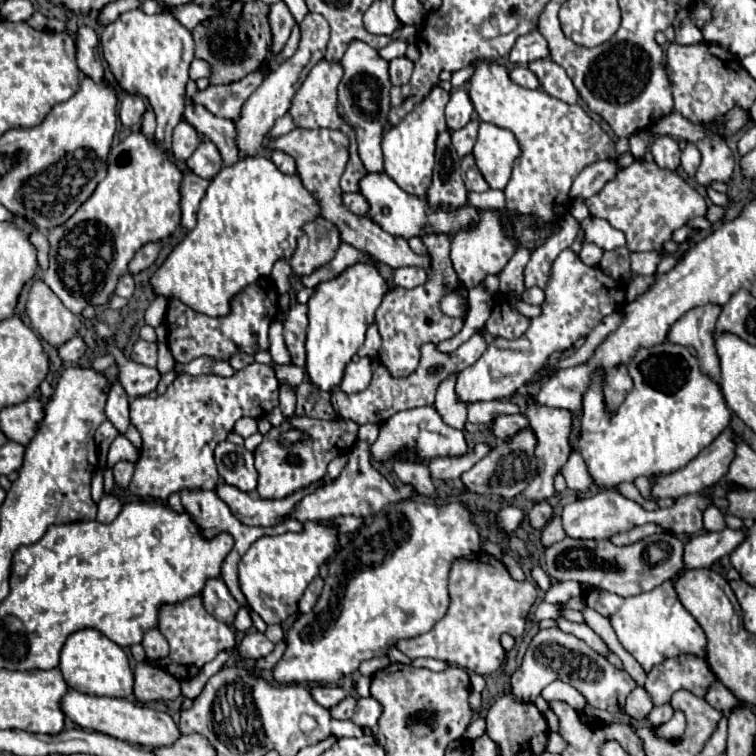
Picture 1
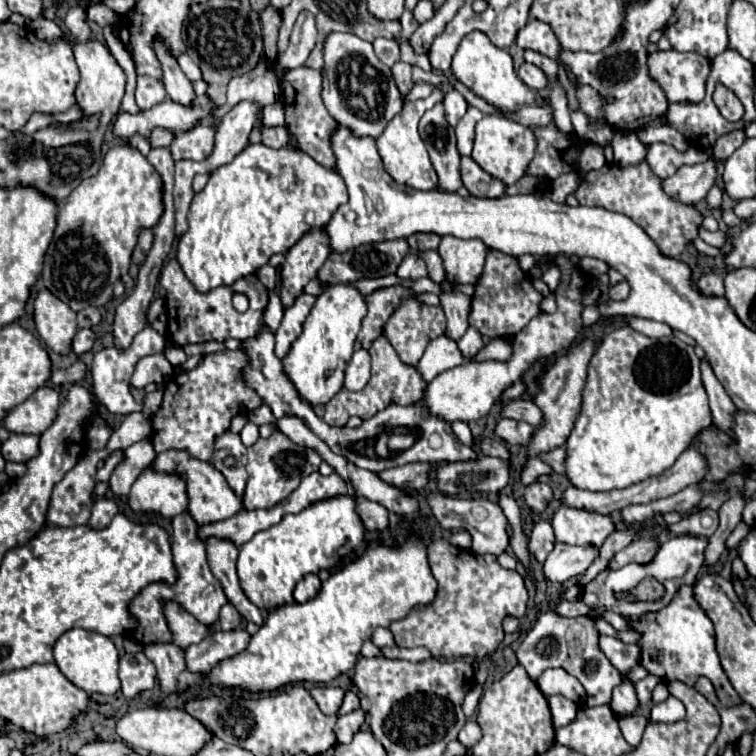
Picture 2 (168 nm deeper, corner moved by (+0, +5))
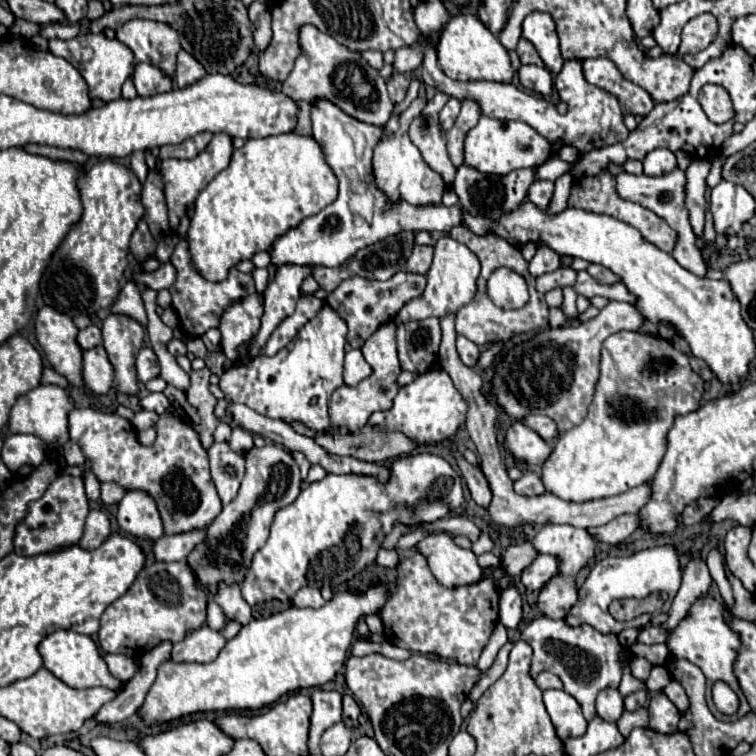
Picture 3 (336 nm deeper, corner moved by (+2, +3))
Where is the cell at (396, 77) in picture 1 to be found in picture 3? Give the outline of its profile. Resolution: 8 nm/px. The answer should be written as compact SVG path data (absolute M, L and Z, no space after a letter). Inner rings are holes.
M394 72L394 76L390 76L390 80L388 80L388 92L396 104L402 102L408 92L408 76L402 72Z

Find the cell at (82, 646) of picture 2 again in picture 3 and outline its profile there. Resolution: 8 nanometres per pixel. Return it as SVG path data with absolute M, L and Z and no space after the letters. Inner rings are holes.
M58 630L50 636L46 636L46 640L42 640L40 654L44 658L44 668L48 668L56 678L60 678L64 684L68 684L72 688L102 686L102 688L118 690L122 686L120 680L110 676L110 670L102 658L102 652L98 650L96 642L86 634L78 634L72 630Z

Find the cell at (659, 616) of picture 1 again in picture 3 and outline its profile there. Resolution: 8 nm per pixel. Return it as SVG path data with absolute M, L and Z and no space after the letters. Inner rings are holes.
M700 596L700 598L692 604L692 608L688 610L686 618L680 620L680 624L670 632L666 644L668 644L668 650L670 650L670 660L686 658L688 662L696 664L696 666L704 672L707 680L706 702L708 706L710 706L710 712L712 712L718 720L722 720L722 722L734 722L734 720L742 718L746 712L750 712L750 706L748 706L748 702L746 702L746 698L744 698L744 694L742 694L742 690L740 690L740 686L738 686L738 680L736 680L736 676L734 676L734 672L732 672L732 664L734 664L736 652L738 652L738 648L740 648L740 638L738 638L738 634L732 632L732 630L728 628L728 624L724 622L722 610L724 610L722 602L716 602L712 596ZM718 680L724 680L724 682L738 694L738 698L740 698L740 708L738 708L738 712L732 714L732 716L726 716L726 714L722 714L720 710L716 710L716 706L714 706L714 702L712 702L712 684L718 682Z

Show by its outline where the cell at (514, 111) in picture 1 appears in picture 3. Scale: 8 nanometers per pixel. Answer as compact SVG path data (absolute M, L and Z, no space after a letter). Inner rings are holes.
M470 12L460 14L450 18L446 30L442 32L438 46L436 46L436 54L438 54L438 64L444 70L444 74L452 80L460 80L460 82L478 82L478 80L486 80L486 82L500 82L500 84L510 84L512 82L512 64L510 64L510 56L508 50L500 44L498 38L492 36L492 32Z

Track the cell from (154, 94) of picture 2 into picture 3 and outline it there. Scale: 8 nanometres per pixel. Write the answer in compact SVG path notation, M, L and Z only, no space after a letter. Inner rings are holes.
M138 64L134 70L134 84L138 90L138 96L156 96L162 92L172 90L172 80L154 68L152 64Z

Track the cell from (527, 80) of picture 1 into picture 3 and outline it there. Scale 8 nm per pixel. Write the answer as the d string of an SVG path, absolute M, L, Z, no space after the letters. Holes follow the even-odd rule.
M520 66L518 70L520 76L520 84L528 90L534 90L542 96L548 96L552 92L552 76L546 68L538 68L538 66Z

